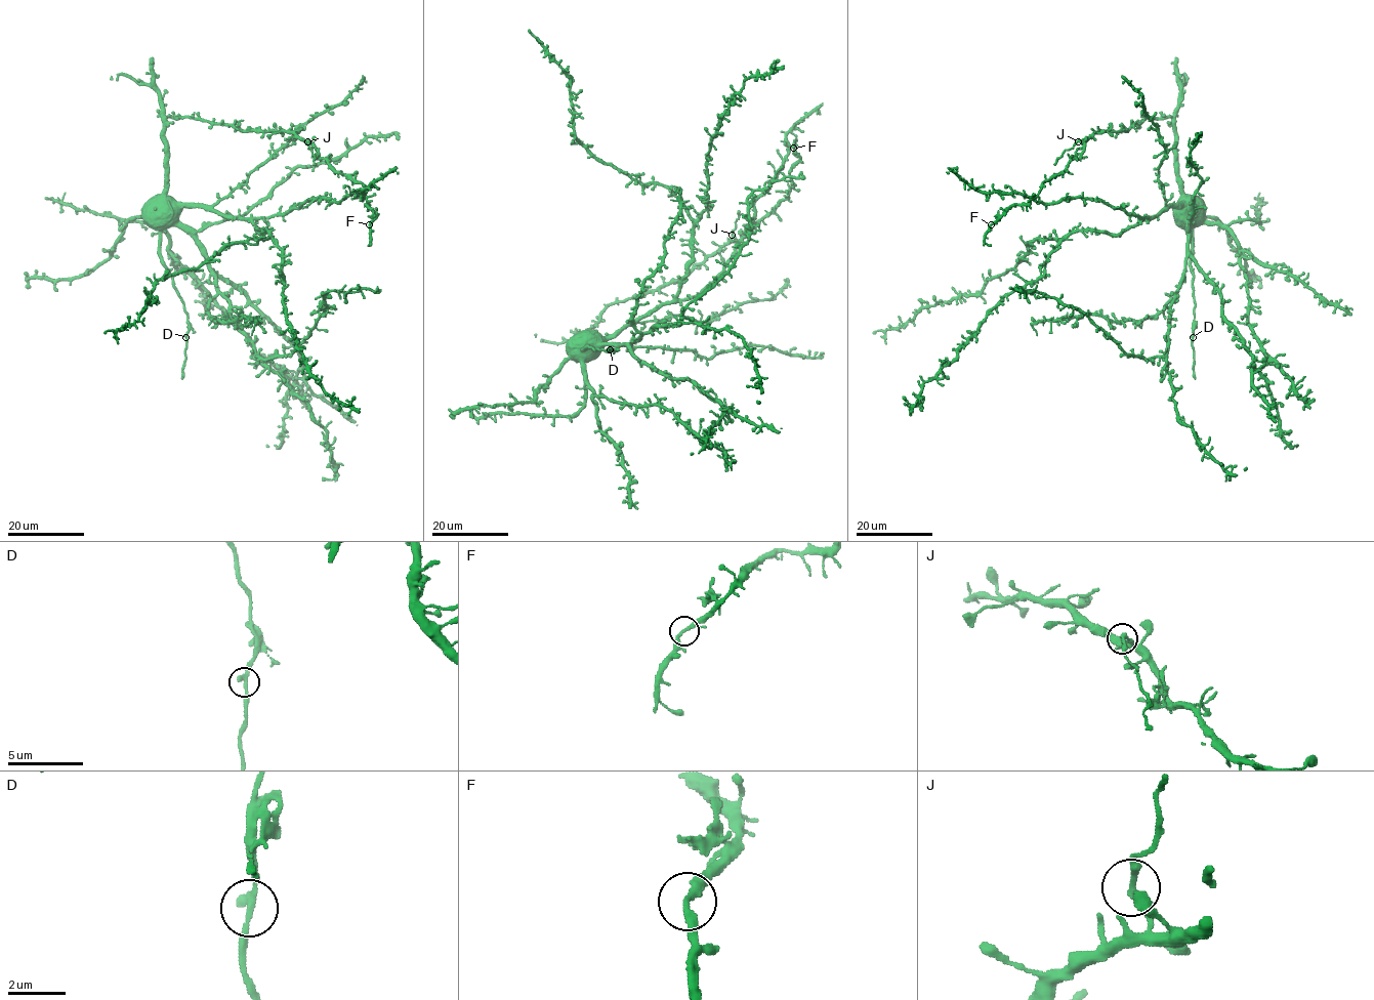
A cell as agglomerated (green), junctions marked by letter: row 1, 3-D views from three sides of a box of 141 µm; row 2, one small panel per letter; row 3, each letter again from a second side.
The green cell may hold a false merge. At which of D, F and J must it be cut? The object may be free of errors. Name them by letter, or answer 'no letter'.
J

